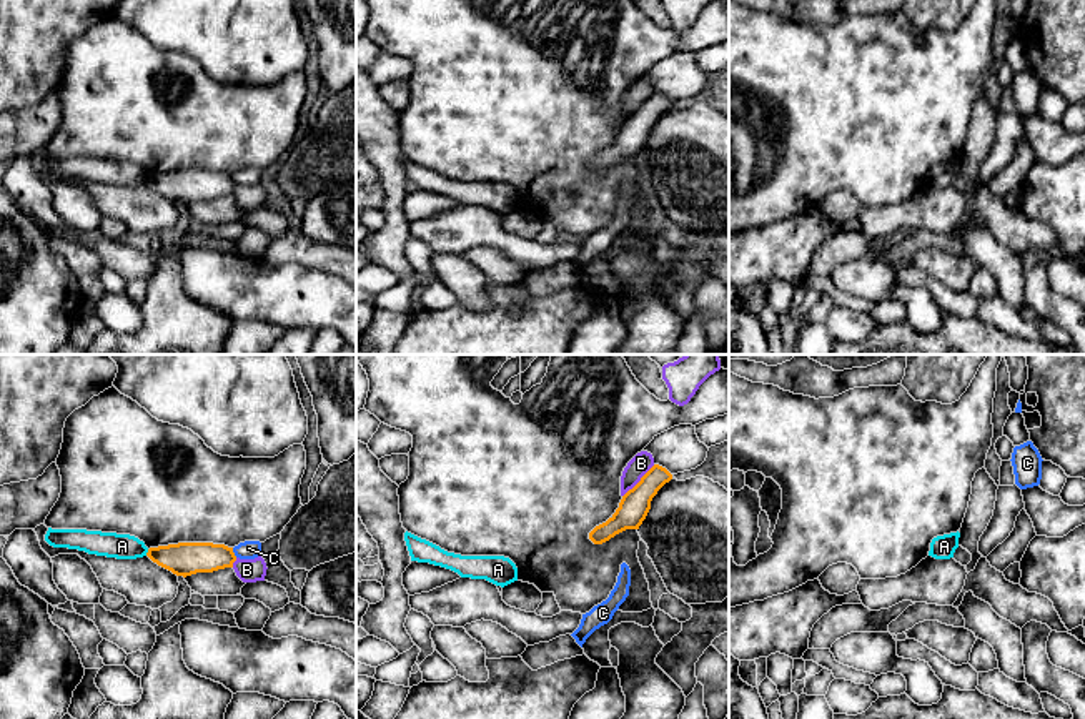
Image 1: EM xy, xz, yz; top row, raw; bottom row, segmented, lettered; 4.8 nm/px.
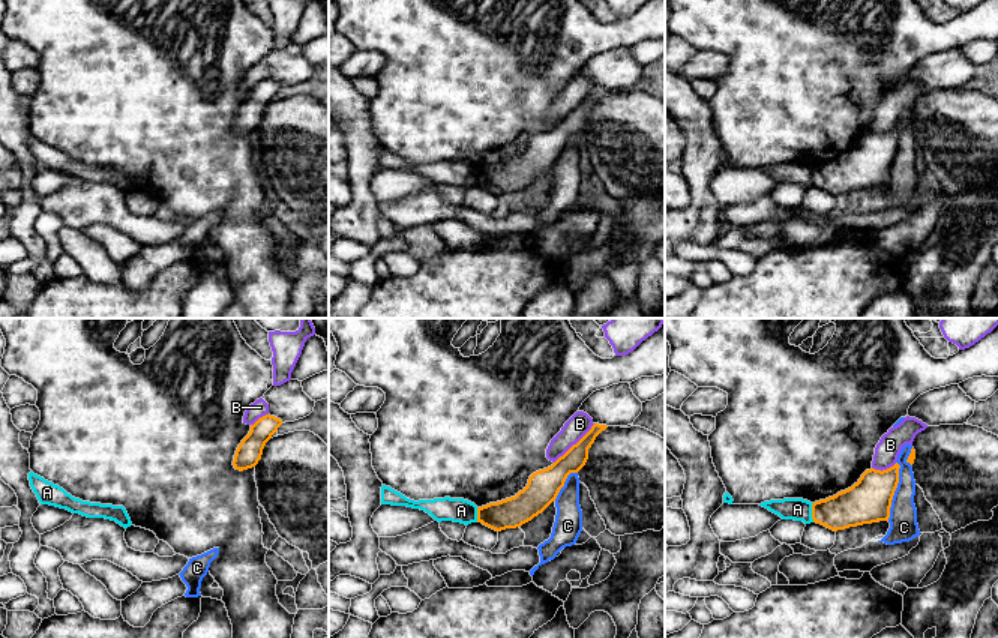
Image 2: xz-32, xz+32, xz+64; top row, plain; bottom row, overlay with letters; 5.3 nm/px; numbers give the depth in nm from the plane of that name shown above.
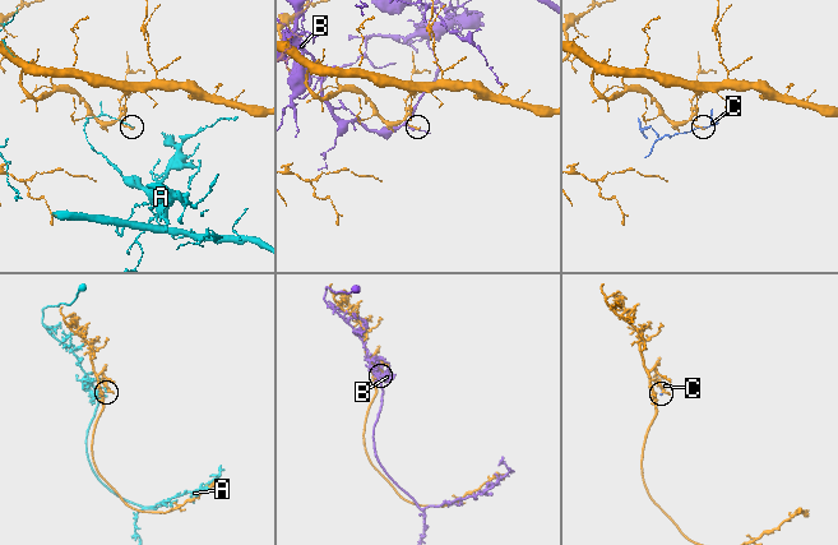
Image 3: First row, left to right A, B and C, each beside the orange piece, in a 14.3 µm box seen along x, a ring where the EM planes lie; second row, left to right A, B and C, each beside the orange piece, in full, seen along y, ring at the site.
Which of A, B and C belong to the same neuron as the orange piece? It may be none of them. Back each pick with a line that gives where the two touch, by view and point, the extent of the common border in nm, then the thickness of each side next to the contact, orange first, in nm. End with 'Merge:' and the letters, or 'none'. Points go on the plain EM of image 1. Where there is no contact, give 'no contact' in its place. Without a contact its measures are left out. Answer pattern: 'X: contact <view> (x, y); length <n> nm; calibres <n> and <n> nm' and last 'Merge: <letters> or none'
Merge: none

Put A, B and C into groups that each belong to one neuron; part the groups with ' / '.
A / B / C

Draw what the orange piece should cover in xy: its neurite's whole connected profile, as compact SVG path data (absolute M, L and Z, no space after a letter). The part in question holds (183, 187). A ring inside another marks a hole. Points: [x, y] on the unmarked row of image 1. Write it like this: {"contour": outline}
{"contour": "M178 170L150 175L146 183L158 193L176 203L191 203L196 200L213 200L233 195L236 183L233 175L213 170Z"}

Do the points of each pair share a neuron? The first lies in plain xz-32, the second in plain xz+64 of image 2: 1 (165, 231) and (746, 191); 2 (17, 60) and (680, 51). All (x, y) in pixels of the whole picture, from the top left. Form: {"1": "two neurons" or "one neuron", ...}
{"1": "two neurons", "2": "two neurons"}

